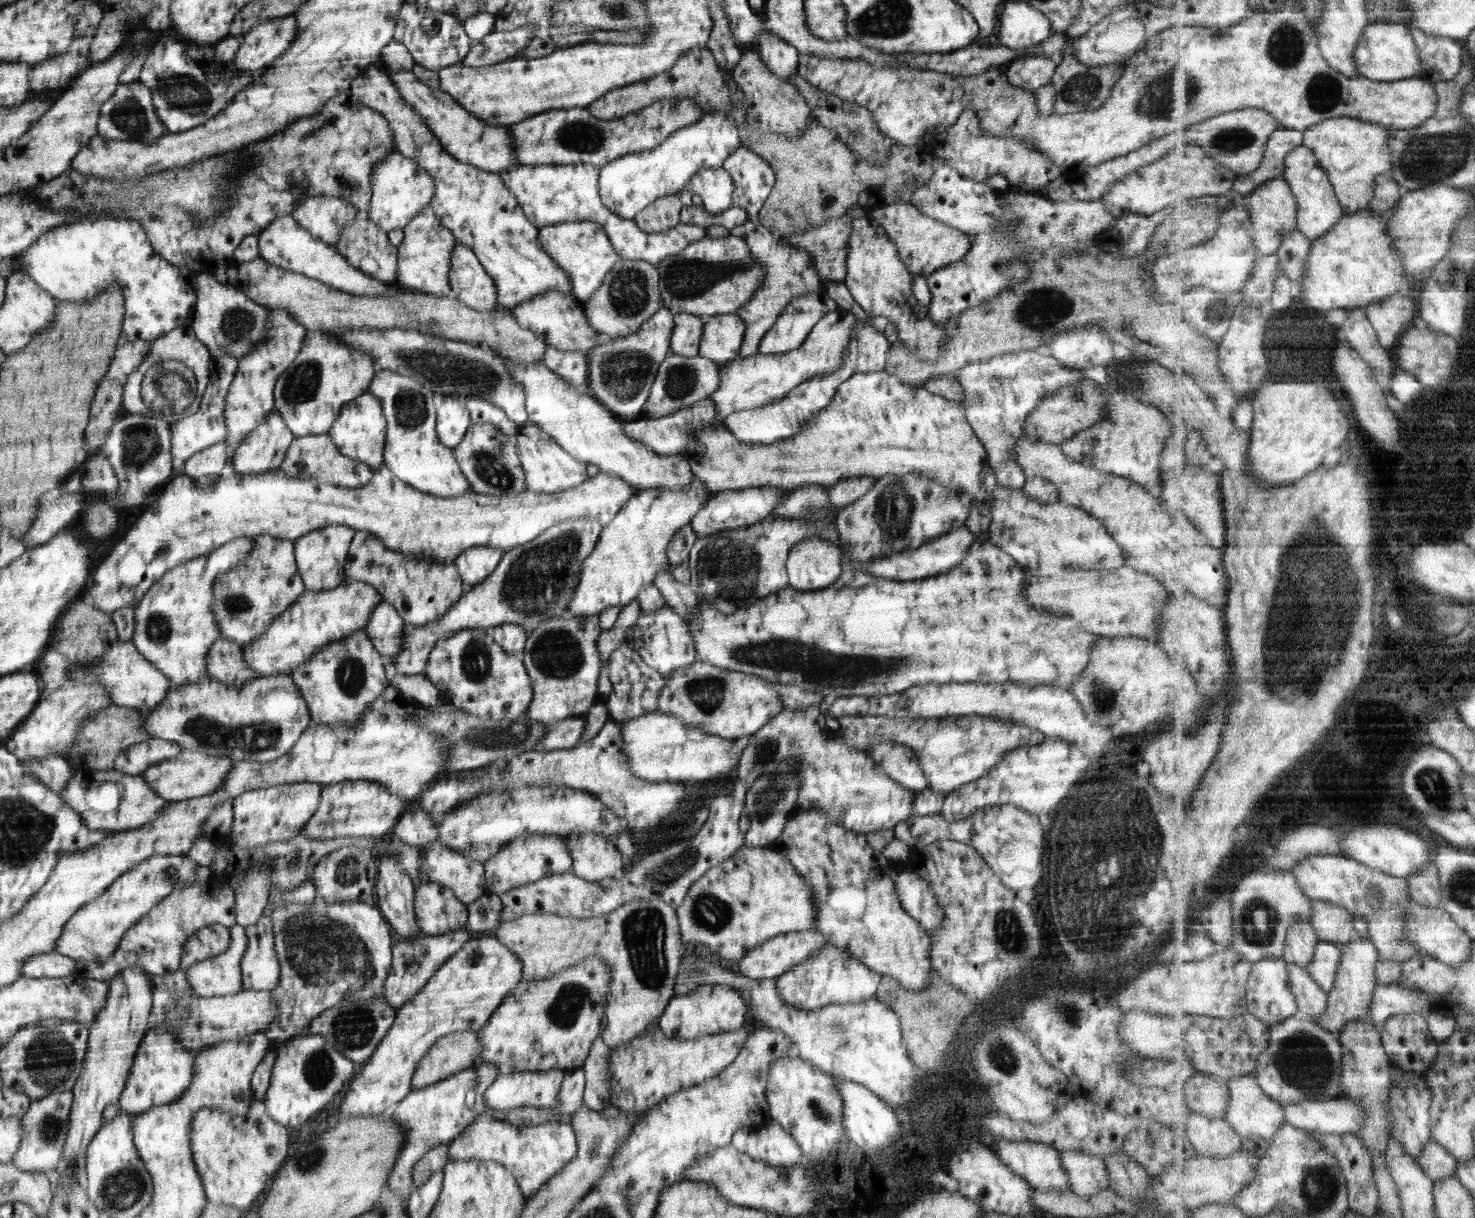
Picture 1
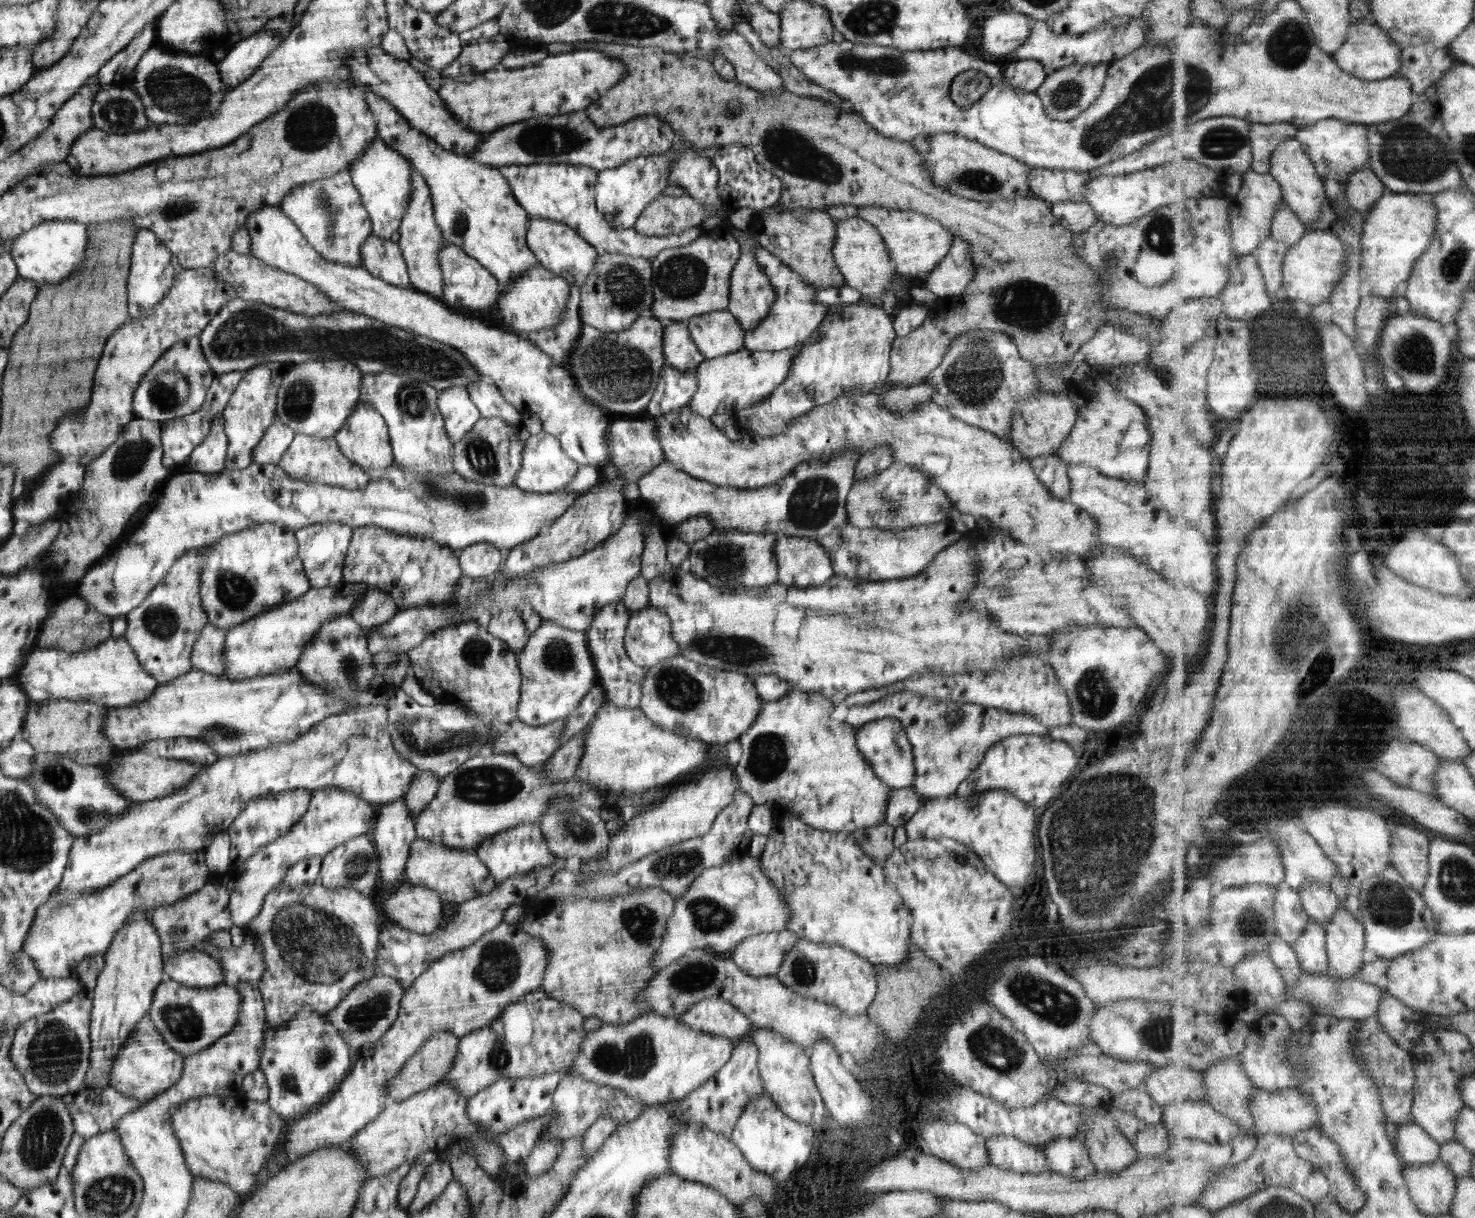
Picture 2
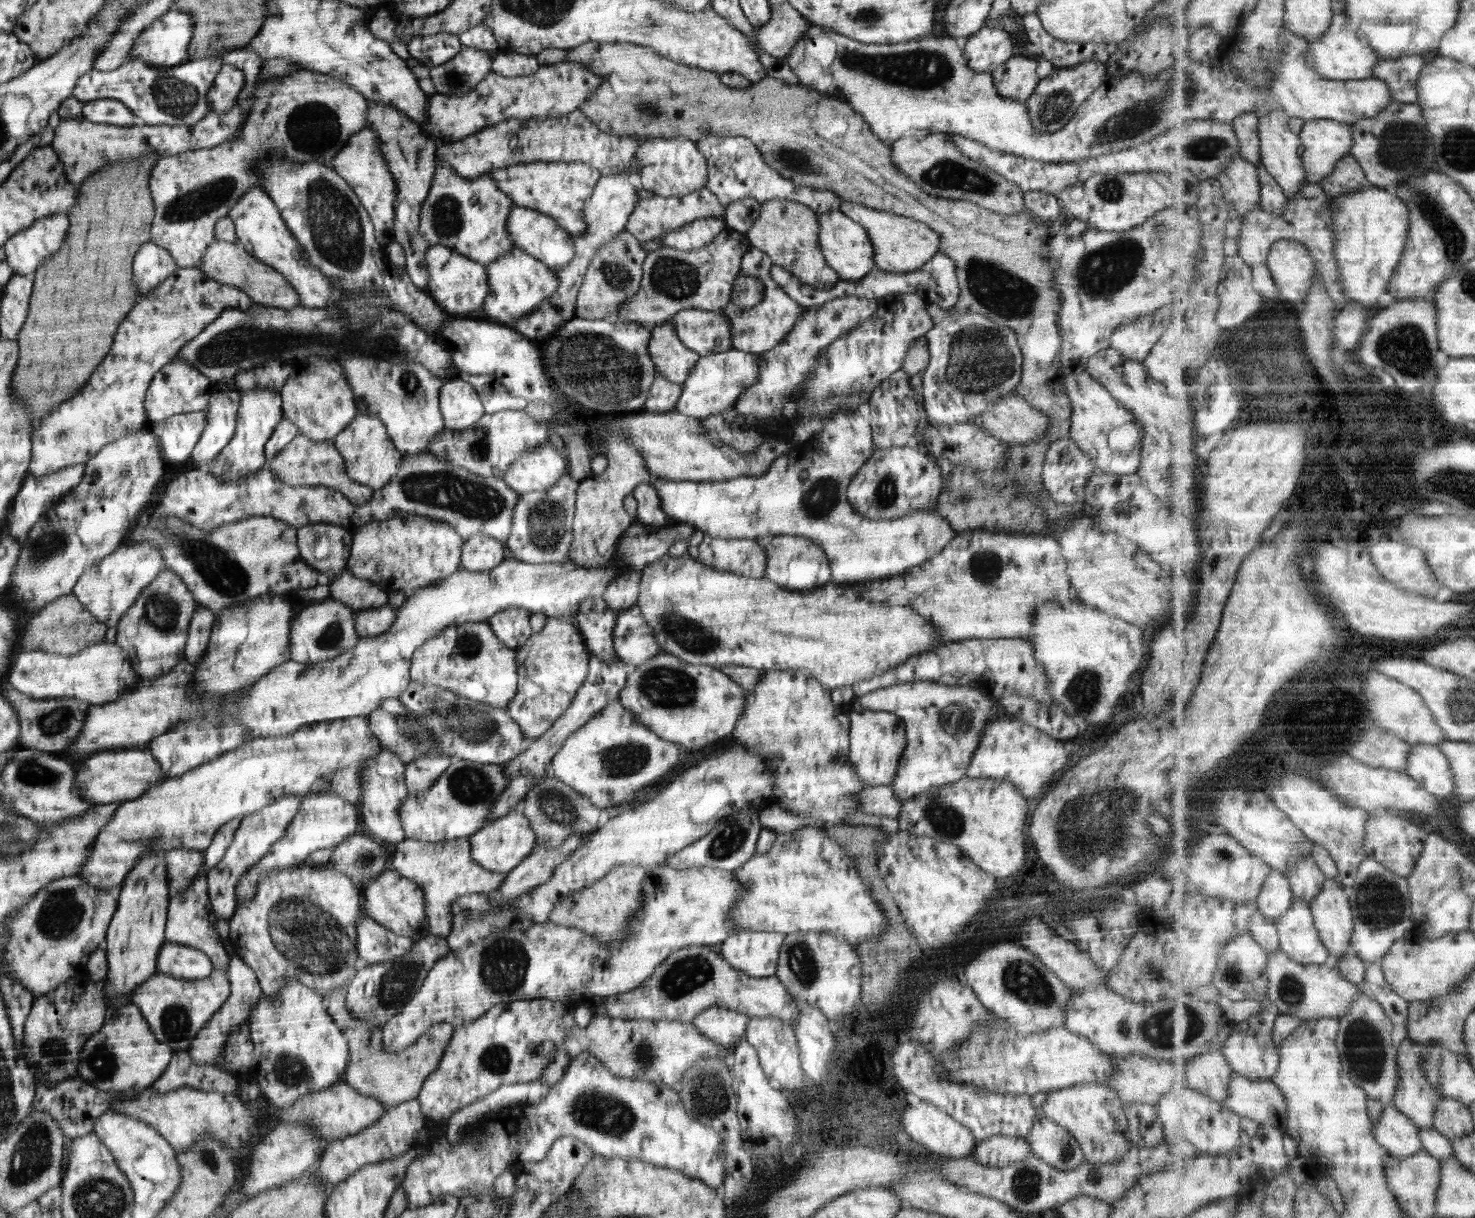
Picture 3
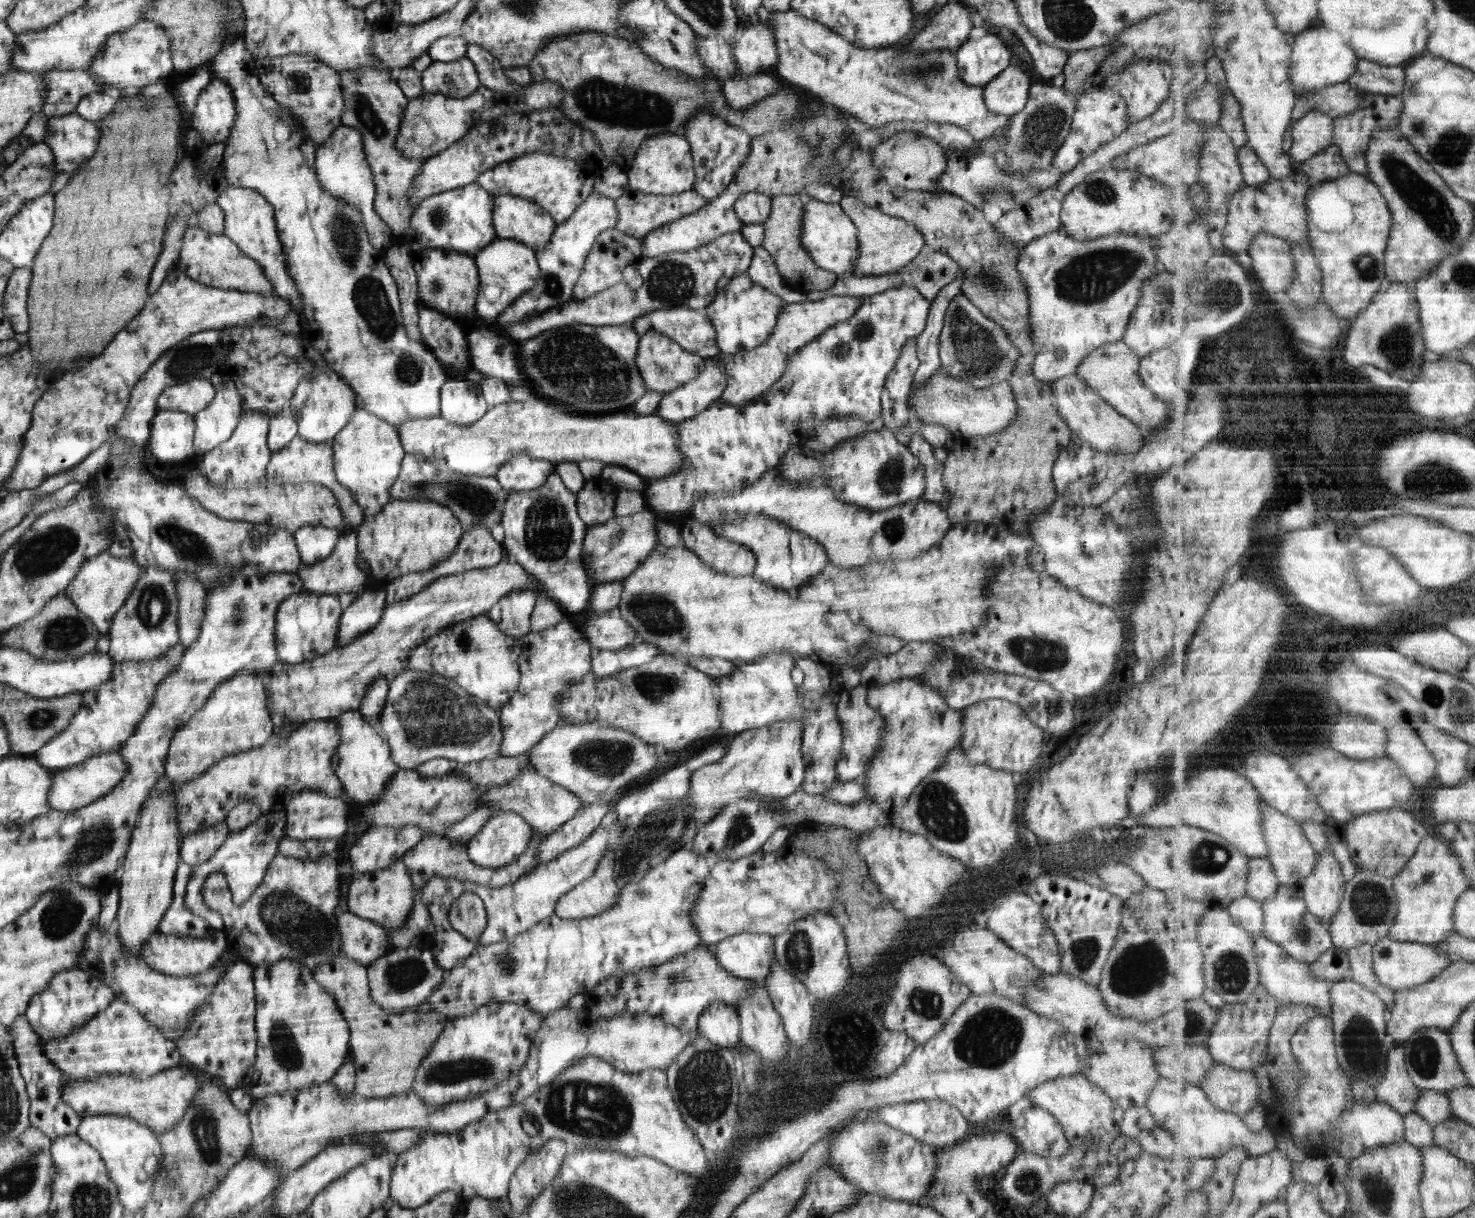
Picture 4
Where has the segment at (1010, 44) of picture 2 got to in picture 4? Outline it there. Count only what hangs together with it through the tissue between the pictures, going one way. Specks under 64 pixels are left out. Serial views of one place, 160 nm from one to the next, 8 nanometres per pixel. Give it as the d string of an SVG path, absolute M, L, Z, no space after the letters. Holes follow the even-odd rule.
M989 31L977 39L966 39L953 53L958 77L969 86L982 87L1009 65L1009 50Z

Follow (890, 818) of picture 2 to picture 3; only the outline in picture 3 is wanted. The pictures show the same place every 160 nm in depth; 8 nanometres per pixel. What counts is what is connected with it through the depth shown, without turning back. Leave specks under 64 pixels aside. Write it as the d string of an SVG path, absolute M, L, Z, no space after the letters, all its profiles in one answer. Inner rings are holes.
M865 785L858 794L858 803L860 804L859 811L863 814L888 816L896 819L901 802L889 785L875 787Z

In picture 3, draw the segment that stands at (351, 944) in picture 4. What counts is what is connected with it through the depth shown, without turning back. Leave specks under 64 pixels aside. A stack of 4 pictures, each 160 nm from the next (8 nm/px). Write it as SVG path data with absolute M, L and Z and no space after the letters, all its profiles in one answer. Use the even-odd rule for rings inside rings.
M359 918L357 922L356 951L371 965L403 956L412 943L412 938L399 936L371 918Z

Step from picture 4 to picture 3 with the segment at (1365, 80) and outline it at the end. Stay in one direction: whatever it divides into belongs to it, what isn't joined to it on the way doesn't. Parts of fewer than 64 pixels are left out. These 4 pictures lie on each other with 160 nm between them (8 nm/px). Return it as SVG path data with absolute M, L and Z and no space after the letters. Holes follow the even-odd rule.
M1432 55L1385 58L1376 67L1375 74L1386 80L1397 101L1417 103L1420 99L1419 79Z

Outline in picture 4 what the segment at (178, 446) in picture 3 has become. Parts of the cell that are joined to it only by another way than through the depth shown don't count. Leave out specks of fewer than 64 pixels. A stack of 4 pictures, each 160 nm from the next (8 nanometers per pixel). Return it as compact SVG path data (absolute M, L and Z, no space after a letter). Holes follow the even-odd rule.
M157 410L150 425L149 452L163 463L180 461L193 454L193 418L189 413Z

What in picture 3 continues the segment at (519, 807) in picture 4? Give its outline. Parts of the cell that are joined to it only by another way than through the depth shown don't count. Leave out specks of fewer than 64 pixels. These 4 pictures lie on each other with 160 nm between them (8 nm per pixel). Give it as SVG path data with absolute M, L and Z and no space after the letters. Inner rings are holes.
M551 775L543 777L528 790L520 801L519 810L530 824L536 845L545 849L561 847L570 832L577 837L585 837L591 836L598 829L596 818L599 816L599 807Z

